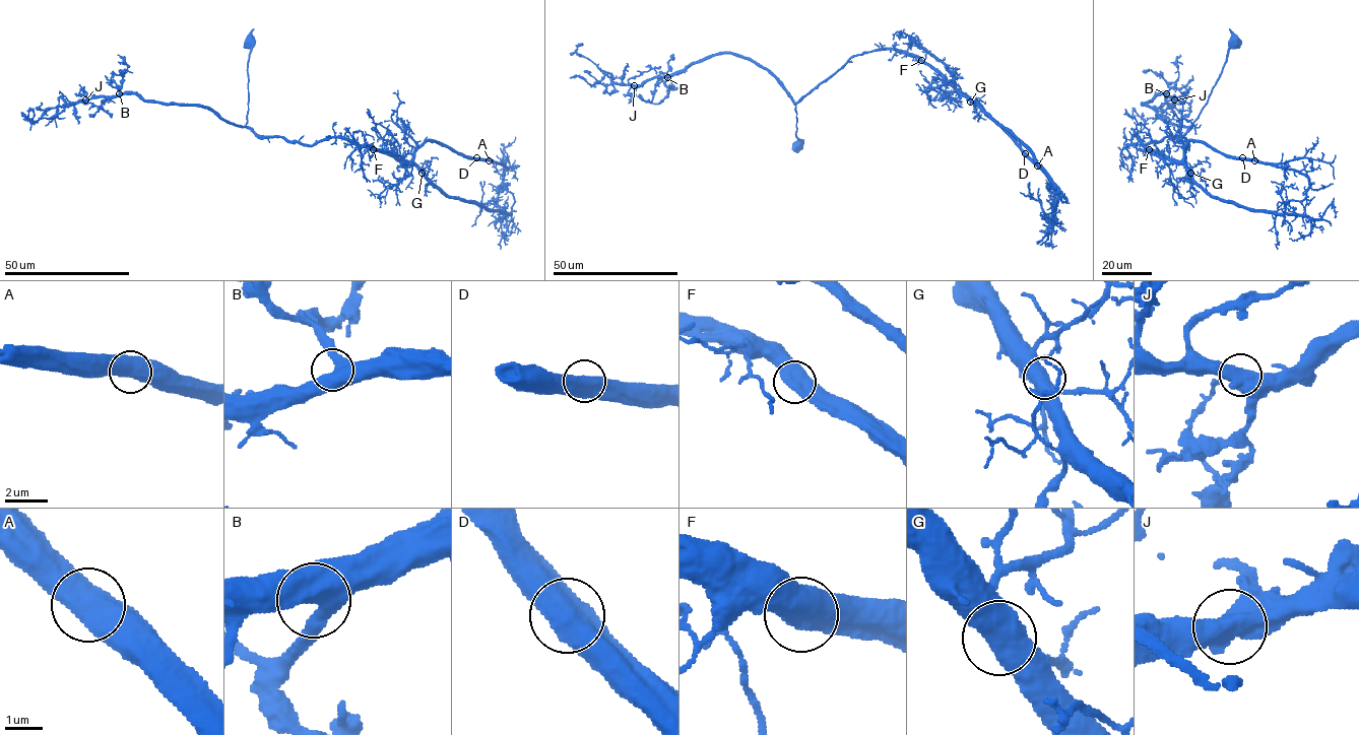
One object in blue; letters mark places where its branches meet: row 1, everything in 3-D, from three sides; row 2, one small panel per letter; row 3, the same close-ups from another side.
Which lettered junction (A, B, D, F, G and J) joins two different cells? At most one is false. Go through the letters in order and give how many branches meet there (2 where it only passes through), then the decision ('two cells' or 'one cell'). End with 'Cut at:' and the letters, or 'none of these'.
A: 2 | one cell
B: 2 | one cell
D: 2 | one cell
F: 2 | one cell
G: 2 | one cell
J: 2 | one cell
Cut at: none of these

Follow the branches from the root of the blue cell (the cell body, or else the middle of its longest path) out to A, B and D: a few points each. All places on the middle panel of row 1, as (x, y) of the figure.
A: (797, 146), (795, 104), (852, 57), (878, 49), (896, 49), (918, 56), (959, 93), (970, 96), (1037, 165)
B: (797, 146), (794, 101), (773, 76), (753, 62), (730, 53), (715, 53), (667, 77)
D: (797, 146), (795, 104), (852, 57), (878, 49), (896, 49), (918, 56), (959, 93), (970, 96), (1025, 153)

